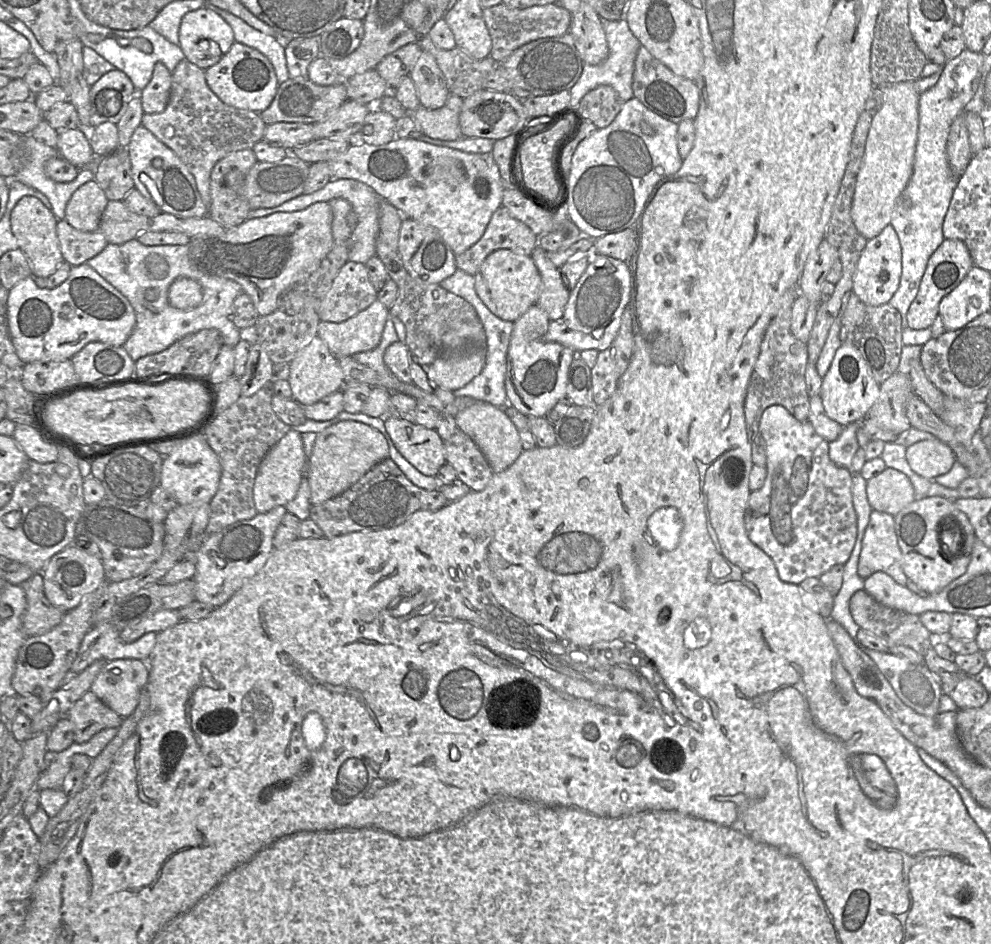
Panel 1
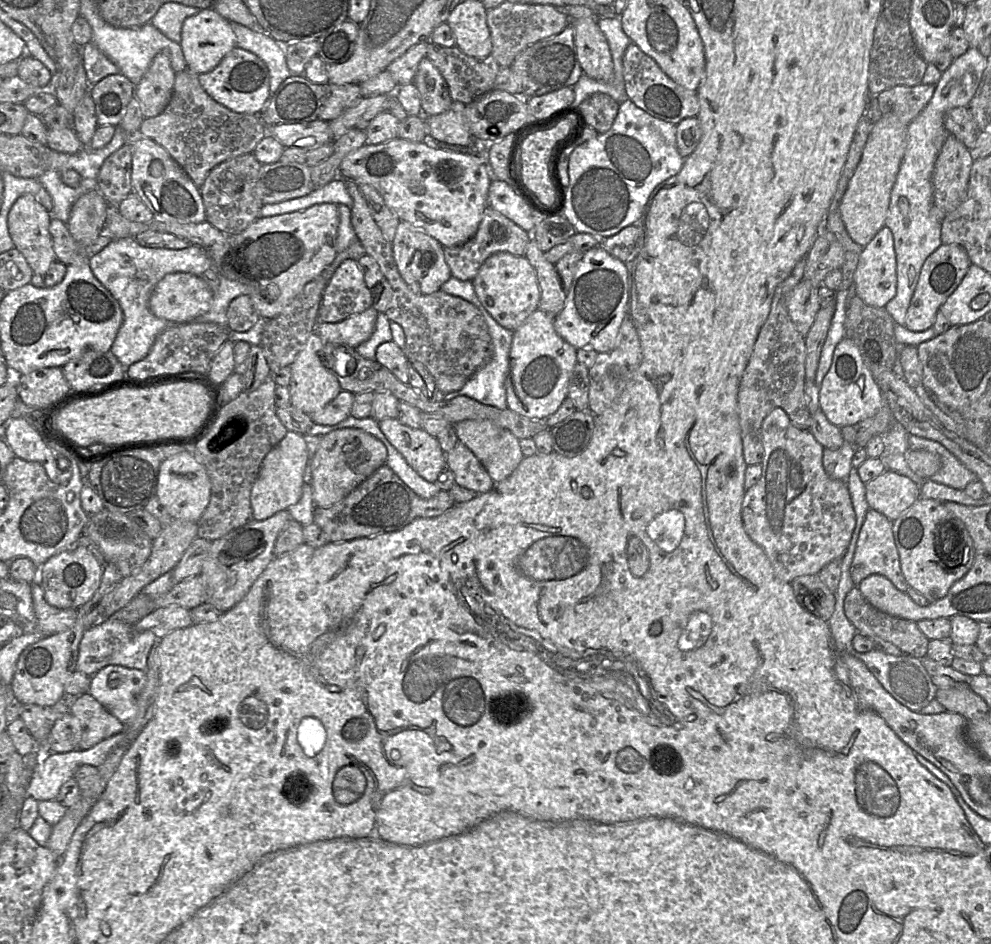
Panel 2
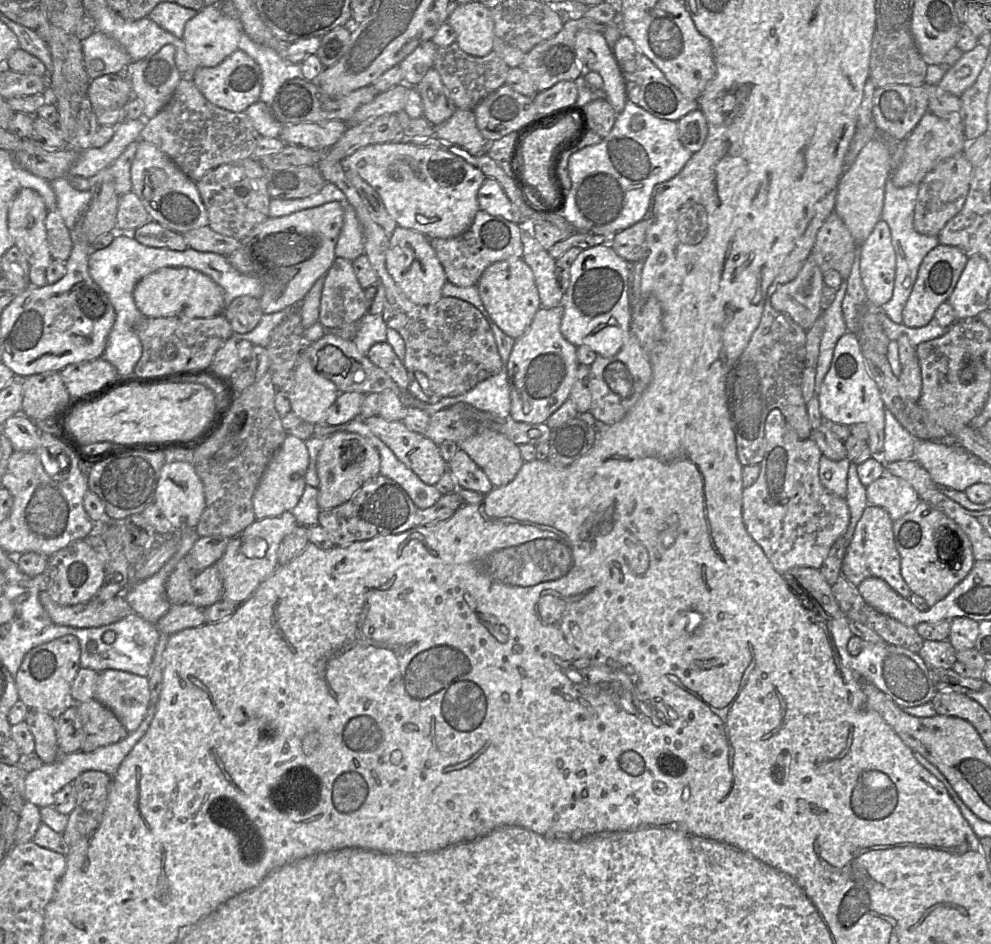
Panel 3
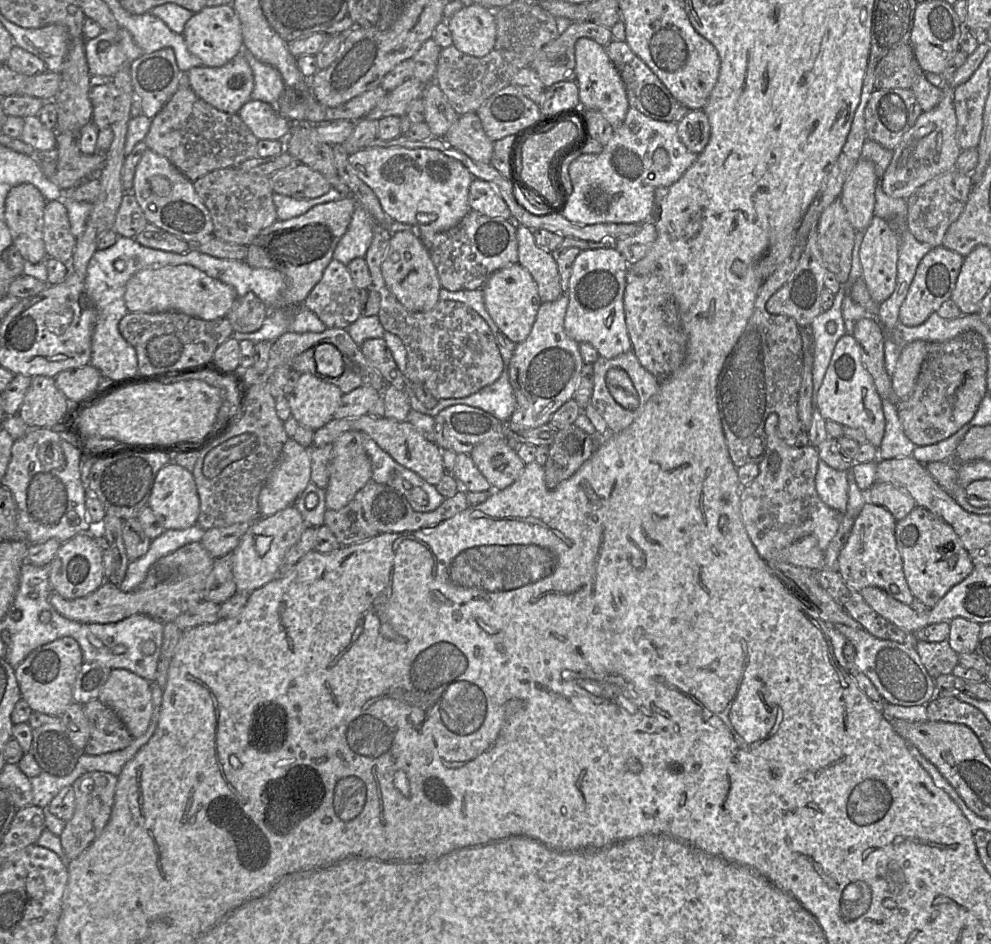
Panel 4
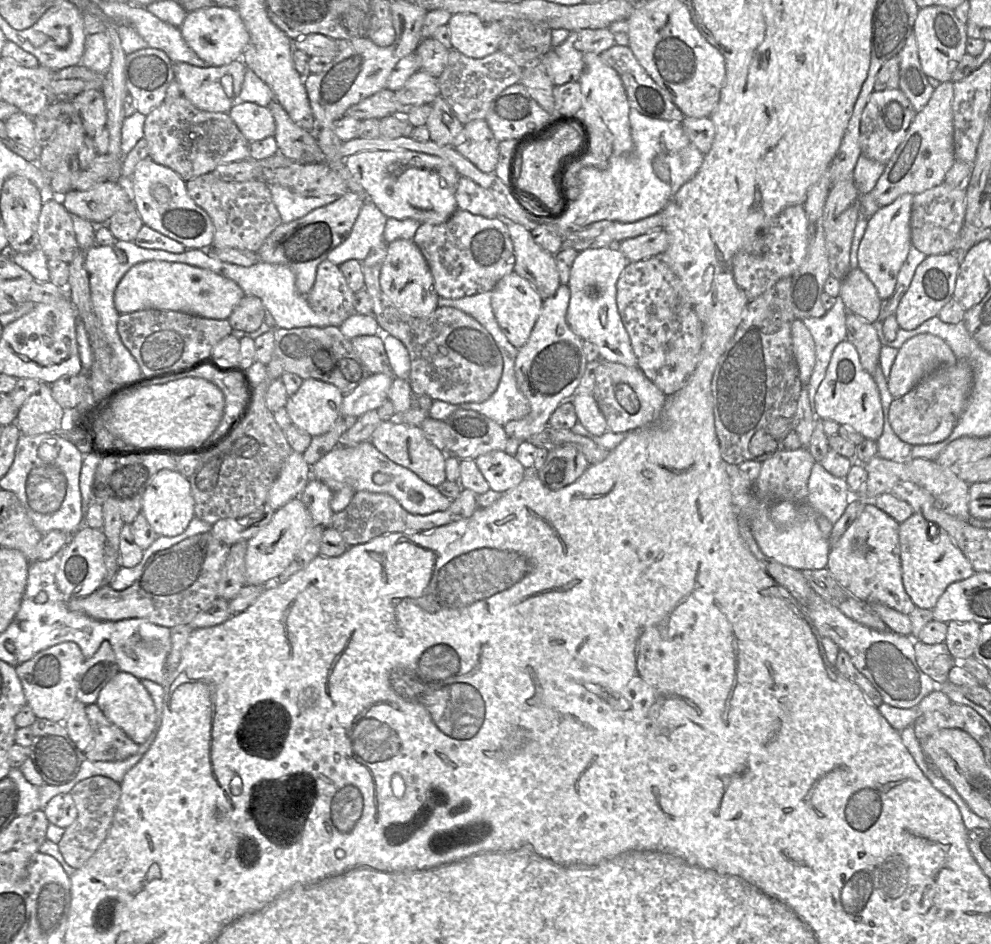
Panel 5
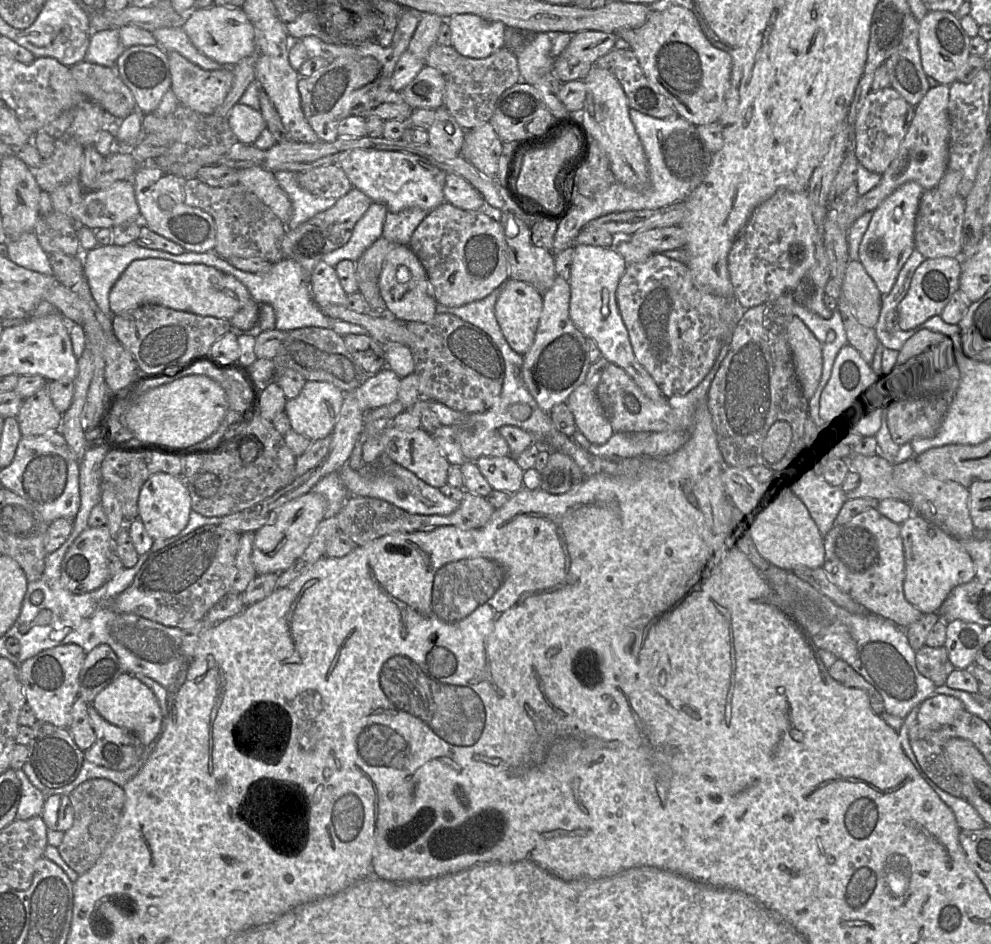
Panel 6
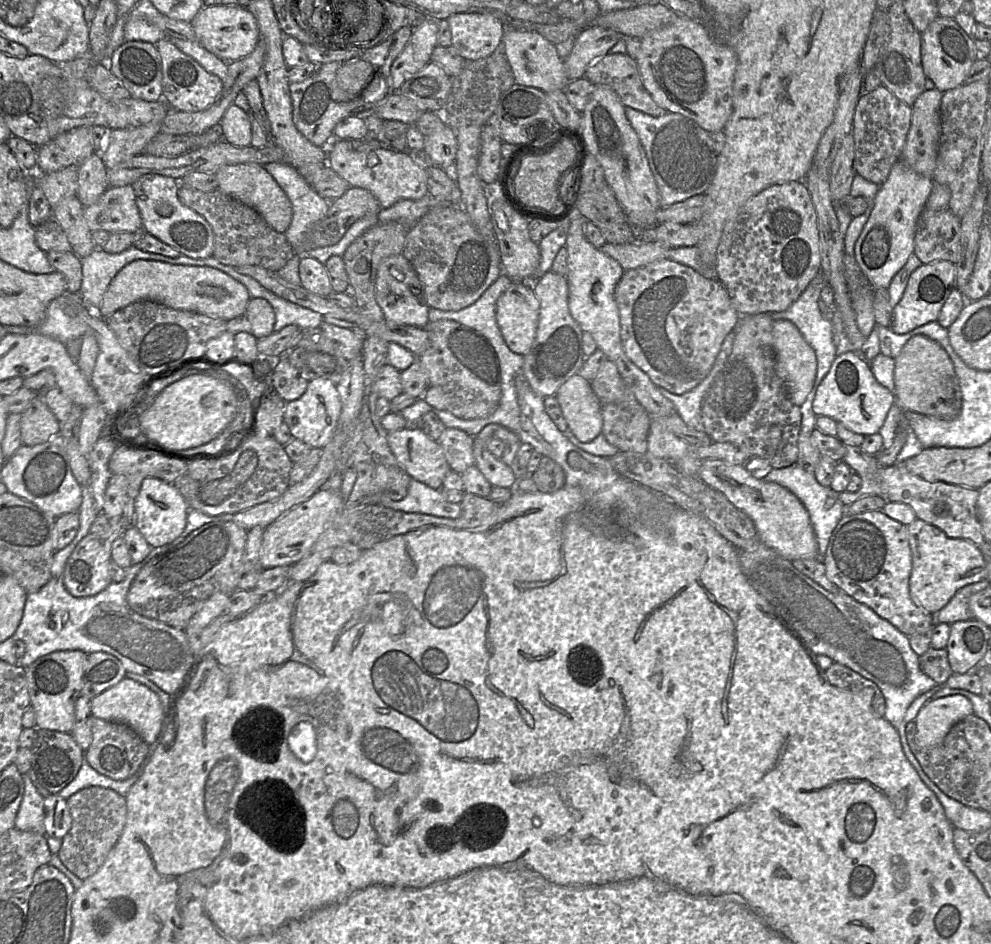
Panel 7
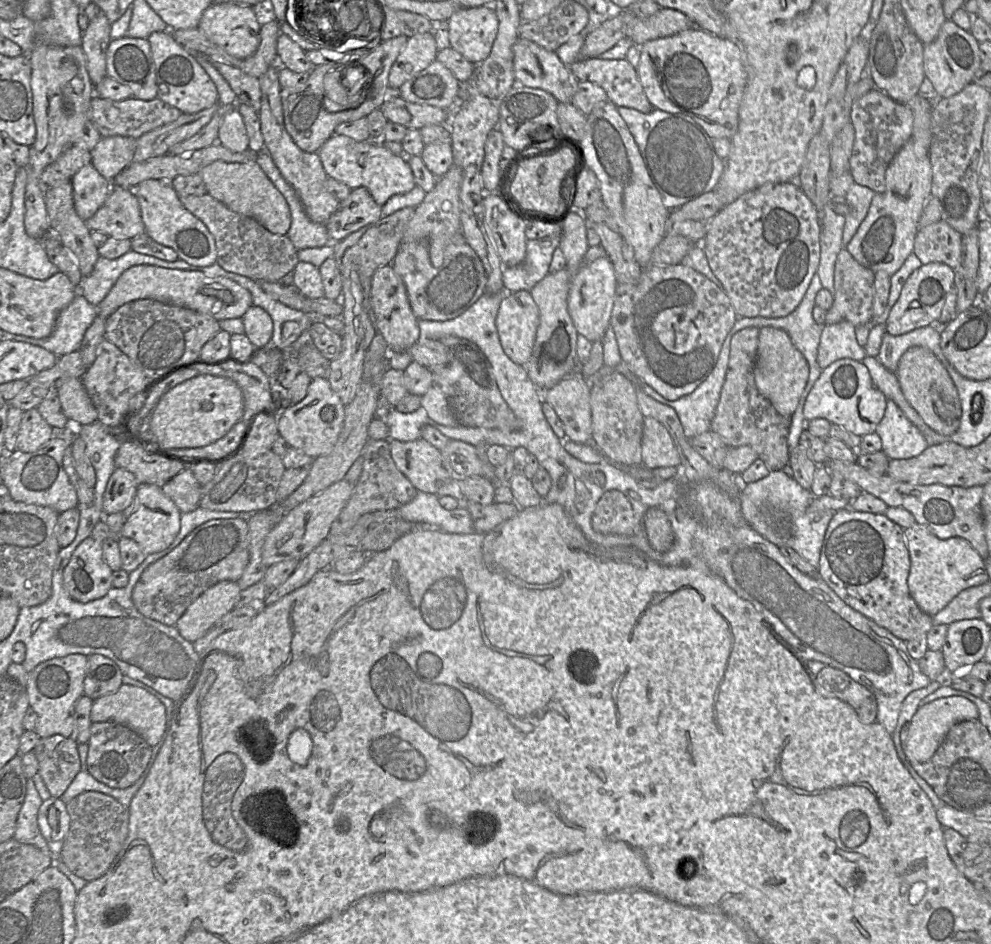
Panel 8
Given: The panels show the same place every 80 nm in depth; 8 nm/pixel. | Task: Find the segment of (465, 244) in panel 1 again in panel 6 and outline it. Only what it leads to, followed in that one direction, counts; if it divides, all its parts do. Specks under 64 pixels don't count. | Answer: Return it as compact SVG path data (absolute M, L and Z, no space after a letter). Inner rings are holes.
M354 149L343 153L338 161L353 188L362 191L373 202L396 213L417 207L431 211L445 202L444 185L447 173L426 159L411 153L375 149Z

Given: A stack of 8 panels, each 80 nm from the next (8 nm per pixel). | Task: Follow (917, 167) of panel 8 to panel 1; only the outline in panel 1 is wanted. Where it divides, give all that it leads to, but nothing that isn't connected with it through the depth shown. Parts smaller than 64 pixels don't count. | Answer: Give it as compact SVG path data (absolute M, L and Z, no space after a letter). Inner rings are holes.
M887 225L879 235L868 240L856 265L852 293L867 305L888 303L899 287L902 272L902 249L892 225Z

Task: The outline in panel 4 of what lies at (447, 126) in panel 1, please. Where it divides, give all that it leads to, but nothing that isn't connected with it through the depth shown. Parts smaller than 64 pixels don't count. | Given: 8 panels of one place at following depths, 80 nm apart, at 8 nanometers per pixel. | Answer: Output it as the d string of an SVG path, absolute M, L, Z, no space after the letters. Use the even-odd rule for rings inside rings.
M476 113L458 116L442 139L475 162L490 163L494 142L485 133Z

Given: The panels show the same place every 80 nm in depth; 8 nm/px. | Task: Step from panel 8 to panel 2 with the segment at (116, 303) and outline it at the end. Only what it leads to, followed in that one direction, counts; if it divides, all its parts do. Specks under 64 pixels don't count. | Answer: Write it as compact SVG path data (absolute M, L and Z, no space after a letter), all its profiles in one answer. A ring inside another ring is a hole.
M185 272L165 275L149 300L151 312L170 323L192 322L212 305L212 292L201 278Z

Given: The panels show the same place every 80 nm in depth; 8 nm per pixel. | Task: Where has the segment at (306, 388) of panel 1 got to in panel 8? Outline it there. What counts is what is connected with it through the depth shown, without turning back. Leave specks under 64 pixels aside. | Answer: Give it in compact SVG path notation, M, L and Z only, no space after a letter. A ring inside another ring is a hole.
M313 378L306 397L296 404L286 404L278 415L278 431L290 447L316 459L329 454L339 437L345 420L345 408L327 378Z

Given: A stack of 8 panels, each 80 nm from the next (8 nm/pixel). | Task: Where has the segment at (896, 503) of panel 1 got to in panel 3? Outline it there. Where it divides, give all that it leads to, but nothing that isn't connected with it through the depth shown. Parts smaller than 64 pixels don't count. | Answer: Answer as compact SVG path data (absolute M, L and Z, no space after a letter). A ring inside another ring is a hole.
M888 473L867 486L866 495L868 505L883 508L893 521L902 518L920 501L908 482Z

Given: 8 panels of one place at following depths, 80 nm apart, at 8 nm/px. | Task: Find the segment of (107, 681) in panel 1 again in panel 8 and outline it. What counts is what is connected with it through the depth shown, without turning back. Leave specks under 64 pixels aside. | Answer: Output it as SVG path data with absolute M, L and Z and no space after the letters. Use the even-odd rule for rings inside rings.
M122 684L112 693L100 696L93 700L91 721L113 721L129 726L135 730L151 747L155 746L166 734L173 713L170 713L165 704L147 687Z

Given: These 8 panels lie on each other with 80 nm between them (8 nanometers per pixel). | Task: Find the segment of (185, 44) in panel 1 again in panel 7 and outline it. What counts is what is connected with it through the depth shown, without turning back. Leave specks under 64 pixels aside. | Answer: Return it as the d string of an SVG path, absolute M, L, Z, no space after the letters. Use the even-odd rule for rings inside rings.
M242 6L203 7L190 23L199 44L227 63L249 56L255 50L260 39L260 30L255 16Z

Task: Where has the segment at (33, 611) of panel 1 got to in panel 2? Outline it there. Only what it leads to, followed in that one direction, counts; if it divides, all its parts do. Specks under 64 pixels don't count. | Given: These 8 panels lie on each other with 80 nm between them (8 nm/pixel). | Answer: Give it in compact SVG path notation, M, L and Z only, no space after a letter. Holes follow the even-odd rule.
M39 580L31 583L32 601L38 625L44 635L52 635L71 627L77 618L77 609L61 609L50 605Z

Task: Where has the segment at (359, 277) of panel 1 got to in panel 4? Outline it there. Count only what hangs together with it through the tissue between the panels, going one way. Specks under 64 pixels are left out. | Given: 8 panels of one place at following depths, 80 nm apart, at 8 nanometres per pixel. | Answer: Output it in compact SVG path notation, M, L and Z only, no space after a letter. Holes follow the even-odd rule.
M332 259L303 304L327 328L347 329L361 316L360 290L345 264Z

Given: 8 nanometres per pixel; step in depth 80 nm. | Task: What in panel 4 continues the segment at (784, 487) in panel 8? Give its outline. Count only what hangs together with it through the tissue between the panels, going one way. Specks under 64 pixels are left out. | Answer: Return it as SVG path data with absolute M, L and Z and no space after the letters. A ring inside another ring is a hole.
M819 460L815 488L826 505L841 513L846 513L849 488L847 471L835 470Z

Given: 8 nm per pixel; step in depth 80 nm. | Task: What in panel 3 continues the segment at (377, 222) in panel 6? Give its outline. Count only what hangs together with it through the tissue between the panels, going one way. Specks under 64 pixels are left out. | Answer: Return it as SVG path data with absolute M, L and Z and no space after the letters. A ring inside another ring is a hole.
M349 203L343 206L344 220L335 247L335 256L354 261L364 253L364 233L354 208Z

